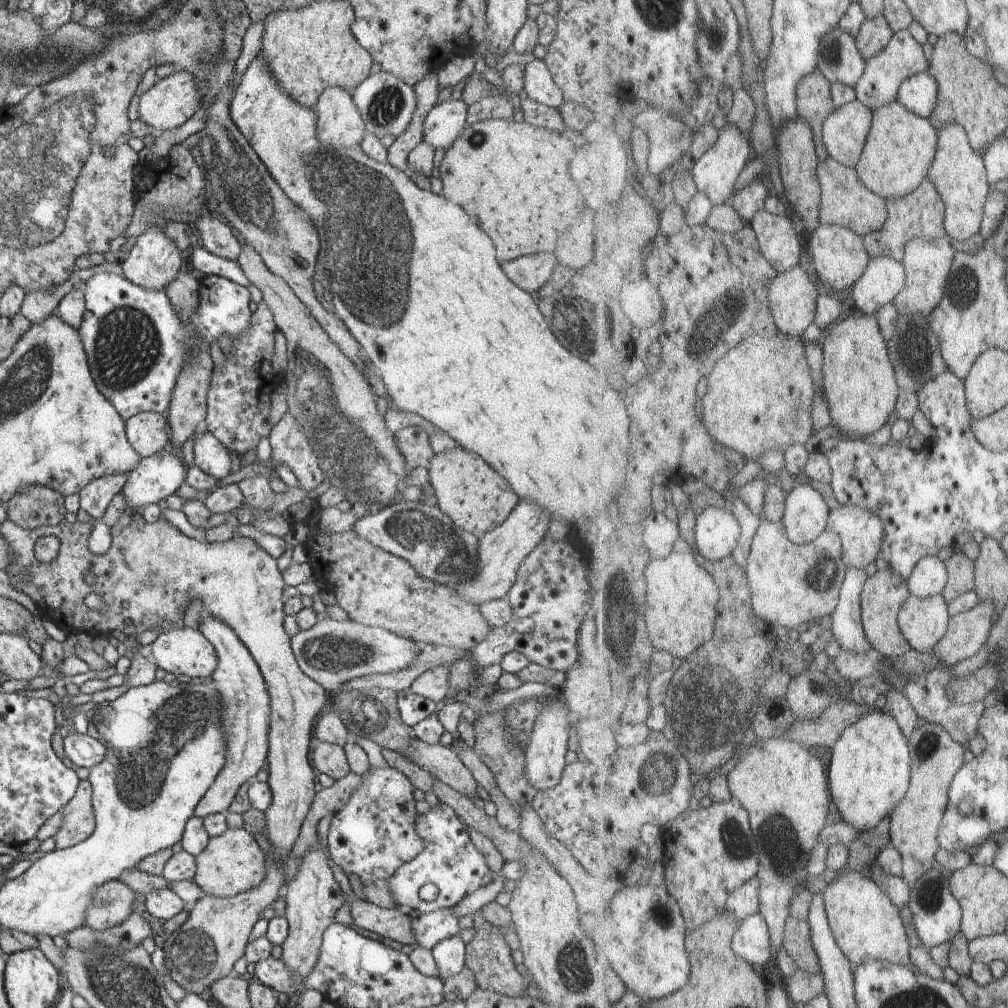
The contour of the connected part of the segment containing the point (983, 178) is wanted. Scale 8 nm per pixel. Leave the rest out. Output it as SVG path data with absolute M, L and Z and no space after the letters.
M950 125L941 131L941 149L929 179L938 186L948 205L948 234L953 239L965 241L982 233L989 196L994 189L989 179L987 160L974 148L964 125Z

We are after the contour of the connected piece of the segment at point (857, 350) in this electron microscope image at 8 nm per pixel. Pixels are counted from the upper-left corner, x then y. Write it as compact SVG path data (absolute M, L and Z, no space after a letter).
M877 313L850 316L830 330L825 340L825 394L831 406L833 424L838 427L838 437L842 440L865 440L866 437L882 430L886 424L893 423L903 388L891 356L891 347L884 338Z

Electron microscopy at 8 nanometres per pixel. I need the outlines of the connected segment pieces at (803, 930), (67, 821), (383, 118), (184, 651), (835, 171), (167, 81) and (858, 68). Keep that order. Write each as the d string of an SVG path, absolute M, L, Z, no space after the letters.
M792 917L786 930L785 949L794 957L801 969L820 974L822 965L815 949L811 920Z
M80 781L74 798L61 810L64 819L55 834L56 849L70 848L92 836L95 816L92 806L92 788L89 781Z
M381 70L377 74L371 74L364 82L358 84L351 95L362 120L364 120L365 132L381 139L386 135L398 138L406 132L416 108L417 100L414 93L413 87L404 84L393 74Z
M181 623L162 631L151 646L154 663L182 680L210 676L217 667L217 654L210 641L198 629Z
M832 157L830 160L821 163L820 178L823 184L822 220L824 225L848 226L865 237L886 228L891 215L889 199L870 190L862 180L857 167L850 167Z
M176 72L174 75L156 80L154 85L139 99L138 119L152 126L157 133L174 130L190 120L201 108L202 92L198 92L198 84L194 84L194 74Z
M841 26L826 34L822 40L819 70L833 83L857 87L868 67L869 60L862 54L857 37Z

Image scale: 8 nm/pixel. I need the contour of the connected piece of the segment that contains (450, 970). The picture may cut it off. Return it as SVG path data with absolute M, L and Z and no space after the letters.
M460 934L438 942L431 951L442 980L456 976L465 967L465 944Z

